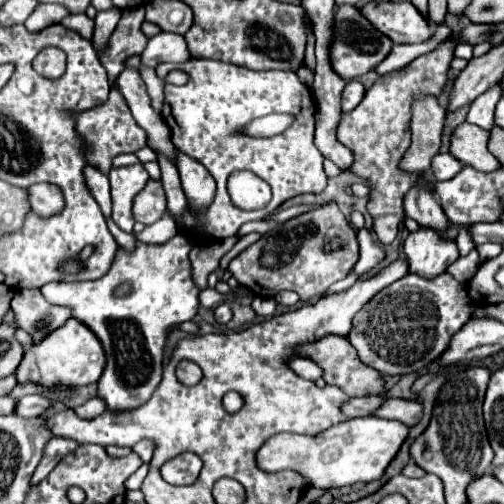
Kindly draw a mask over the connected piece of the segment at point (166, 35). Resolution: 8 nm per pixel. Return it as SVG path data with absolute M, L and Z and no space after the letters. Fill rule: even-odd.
M160 32L154 38L148 40L148 46L142 54L142 62L146 66L158 66L160 62L174 62L180 60L186 62L190 60L190 50L188 44L184 40L182 34L174 34L174 32Z

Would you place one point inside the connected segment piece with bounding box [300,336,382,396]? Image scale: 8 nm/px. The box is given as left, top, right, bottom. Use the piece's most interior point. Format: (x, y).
(335, 355)

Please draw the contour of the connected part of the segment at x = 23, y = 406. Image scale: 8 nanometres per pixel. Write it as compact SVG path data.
M32 394L32 396L20 398L16 414L32 418L32 416L42 416L48 408L50 408L50 400L44 394Z

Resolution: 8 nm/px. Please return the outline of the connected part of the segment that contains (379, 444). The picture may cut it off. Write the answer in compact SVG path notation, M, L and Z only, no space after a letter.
M378 416L352 418L318 436L298 436L288 432L274 434L258 450L256 462L266 472L294 468L304 474L314 488L328 490L336 486L350 486L354 482L372 482L384 474L384 470L408 438L408 432L410 426L398 420L386 420Z

